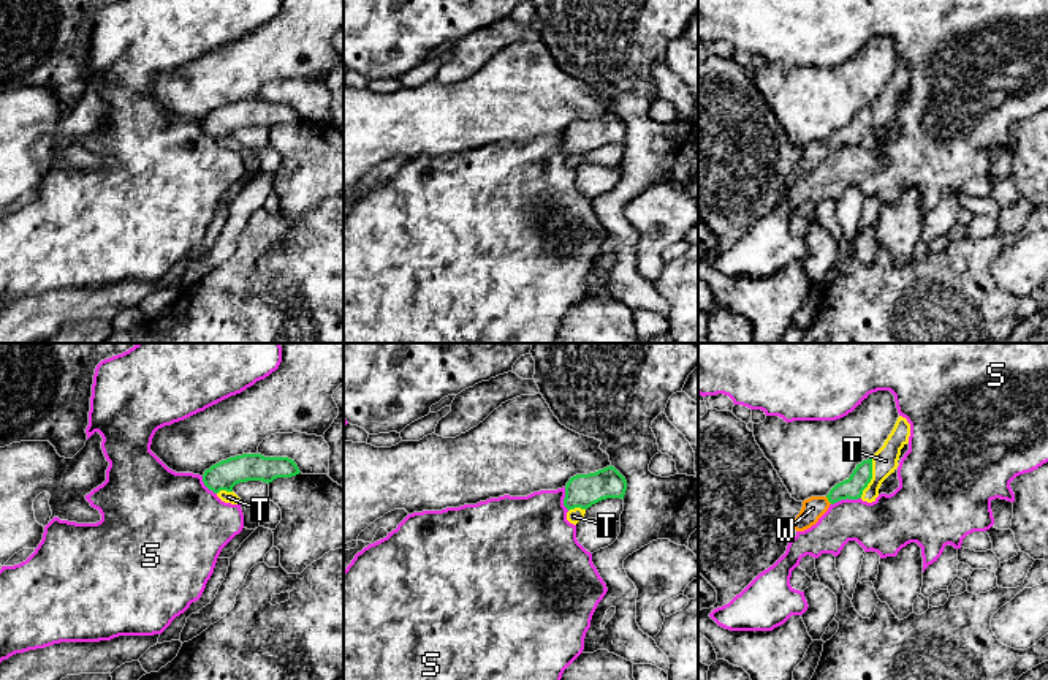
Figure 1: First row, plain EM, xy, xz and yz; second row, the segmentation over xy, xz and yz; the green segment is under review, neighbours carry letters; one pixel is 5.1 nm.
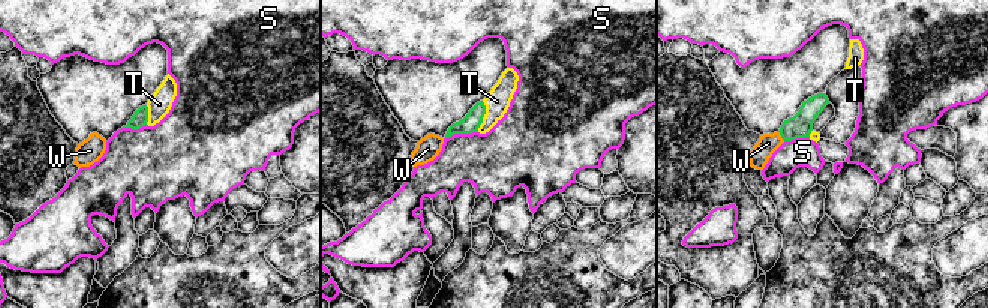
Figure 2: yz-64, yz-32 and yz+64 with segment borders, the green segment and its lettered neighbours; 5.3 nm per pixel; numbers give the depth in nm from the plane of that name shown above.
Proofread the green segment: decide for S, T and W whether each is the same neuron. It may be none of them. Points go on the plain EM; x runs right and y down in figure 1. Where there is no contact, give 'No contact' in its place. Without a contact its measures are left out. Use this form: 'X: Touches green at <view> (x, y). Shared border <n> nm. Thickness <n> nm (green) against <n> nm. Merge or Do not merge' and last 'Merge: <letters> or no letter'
S: Touches green at yz (846, 144). Shared border 160 nm. Thickness 110 nm (green) against 280 nm. Do not merge
T: Touches green at yz (871, 124). Shared border 220 nm. Thickness 110 nm (green) against 130 nm. Do not merge
W: Touches green at yz (828, 146). Shared border 50 nm. Thickness 110 nm (green) against 110 nm. Merge
Merge: W

